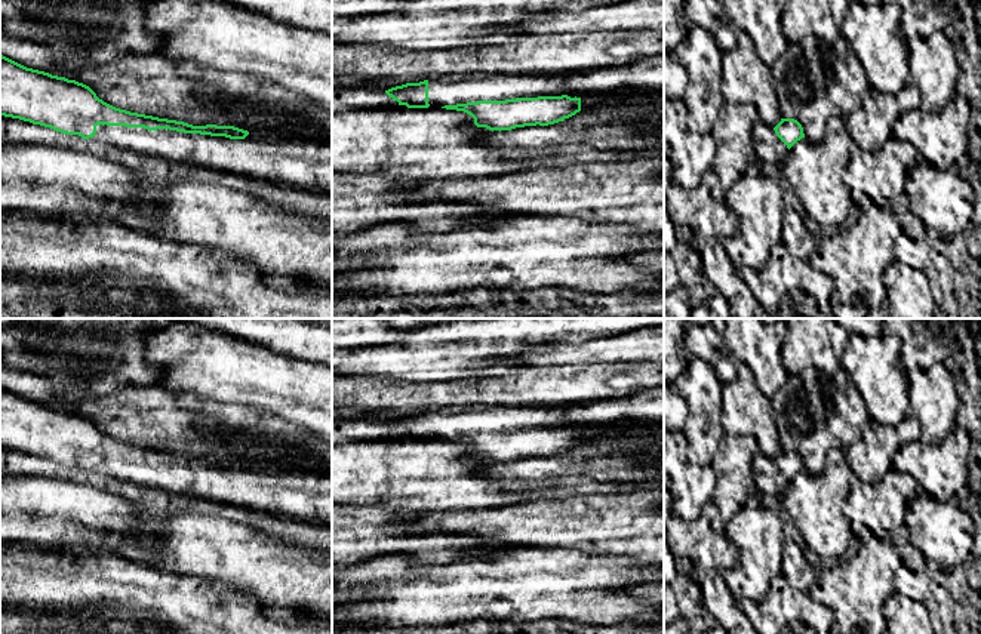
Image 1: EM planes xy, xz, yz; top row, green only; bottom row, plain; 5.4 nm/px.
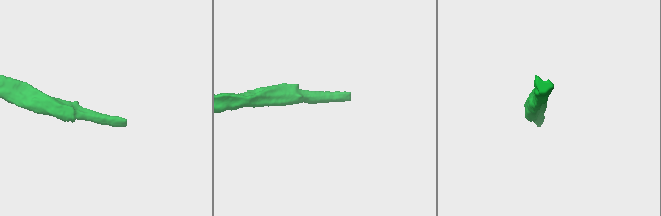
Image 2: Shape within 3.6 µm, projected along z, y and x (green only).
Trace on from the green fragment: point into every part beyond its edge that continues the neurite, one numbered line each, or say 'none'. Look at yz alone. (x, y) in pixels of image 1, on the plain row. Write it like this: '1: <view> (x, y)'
1: yz (768, 477)

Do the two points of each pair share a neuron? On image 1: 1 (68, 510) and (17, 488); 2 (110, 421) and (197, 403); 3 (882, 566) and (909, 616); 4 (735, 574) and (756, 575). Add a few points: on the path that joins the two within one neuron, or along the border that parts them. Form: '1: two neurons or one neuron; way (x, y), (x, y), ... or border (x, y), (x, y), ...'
1: one neuron; way (55, 510), (39, 510), (30, 501)
2: two neurons; border (175, 397), (193, 414), (193, 424), (202, 433)
3: two neurons; border (894, 591), (882, 608), (883, 618)
4: one neuron; way (740, 575), (752, 575)

